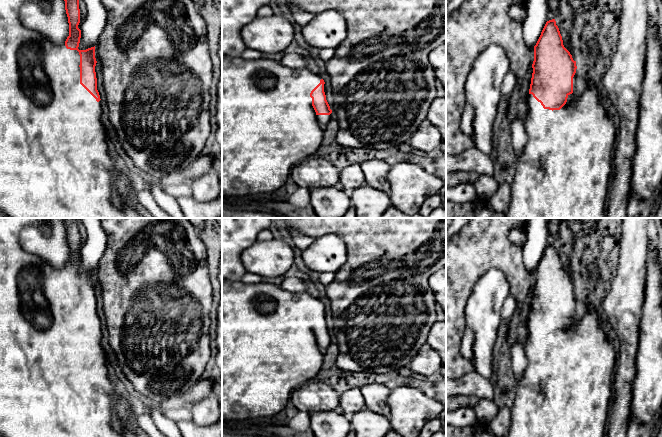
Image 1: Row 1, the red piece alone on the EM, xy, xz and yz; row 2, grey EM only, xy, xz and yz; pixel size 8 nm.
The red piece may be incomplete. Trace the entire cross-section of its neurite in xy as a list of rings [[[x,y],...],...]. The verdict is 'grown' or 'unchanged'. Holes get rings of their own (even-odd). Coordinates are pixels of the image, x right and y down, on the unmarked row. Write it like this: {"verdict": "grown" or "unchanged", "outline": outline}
{"verdict": "grown", "outline": [[[0,218],[0,435],[3,437],[138,437],[135,430],[130,423],[130,417],[134,414],[132,410],[132,403],[128,397],[122,397],[115,389],[115,385],[110,381],[108,374],[108,361],[106,359],[107,353],[101,345],[102,338],[102,326],[99,316],[97,314],[97,302],[95,296],[96,282],[95,282],[95,270],[86,274],[79,274],[79,267],[81,262],[81,254],[78,252],[80,247],[80,233],[79,233],[79,219],[78,218],[61,218],[65,225],[65,234],[69,247],[69,260],[62,268],[51,267],[45,262],[39,255],[33,254],[23,249],[20,245],[20,234],[28,226],[36,226],[45,236],[51,234],[48,229],[48,218]],[[118,417],[122,424],[123,430],[118,432],[112,428],[112,419]]]}

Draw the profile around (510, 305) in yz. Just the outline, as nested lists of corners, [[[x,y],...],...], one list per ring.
[[[510,294],[509,297],[505,300],[502,309],[502,321],[507,326],[510,323],[511,317],[513,316],[516,308],[517,308],[516,299],[513,295]]]

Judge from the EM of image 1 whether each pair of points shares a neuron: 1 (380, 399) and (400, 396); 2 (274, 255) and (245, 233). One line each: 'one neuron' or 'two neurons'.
1: two neurons
2: two neurons

